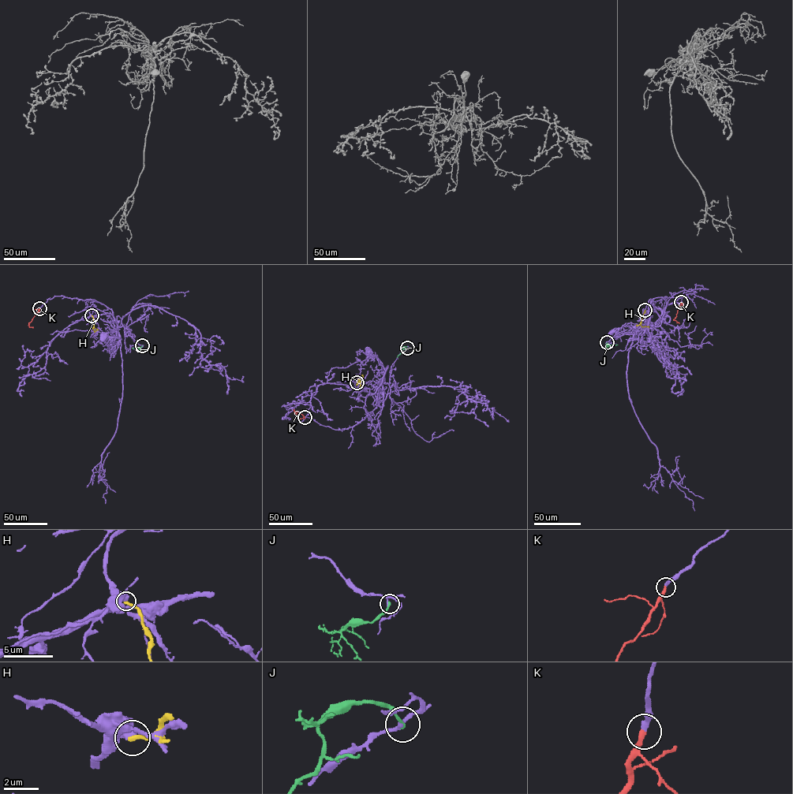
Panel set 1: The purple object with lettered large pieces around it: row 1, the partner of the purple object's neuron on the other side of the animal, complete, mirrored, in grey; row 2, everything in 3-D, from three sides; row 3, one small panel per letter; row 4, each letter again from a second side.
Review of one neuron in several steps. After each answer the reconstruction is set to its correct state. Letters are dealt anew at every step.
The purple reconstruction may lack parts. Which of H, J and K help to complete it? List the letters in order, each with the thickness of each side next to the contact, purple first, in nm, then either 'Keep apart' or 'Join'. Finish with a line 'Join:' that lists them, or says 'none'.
H: Thickness 600 nm (purple) against 280 nm. Keep apart
J: Thickness 140 nm (purple) against 190 nm. Keep apart
K: Thickness 280 nm (purple) against 280 nm. Join
Join: K

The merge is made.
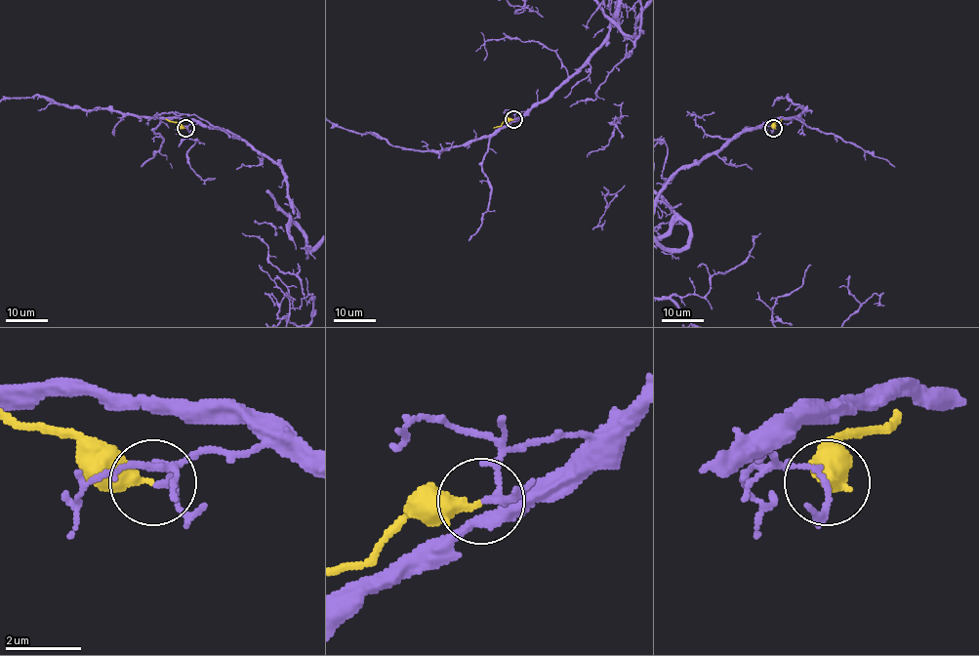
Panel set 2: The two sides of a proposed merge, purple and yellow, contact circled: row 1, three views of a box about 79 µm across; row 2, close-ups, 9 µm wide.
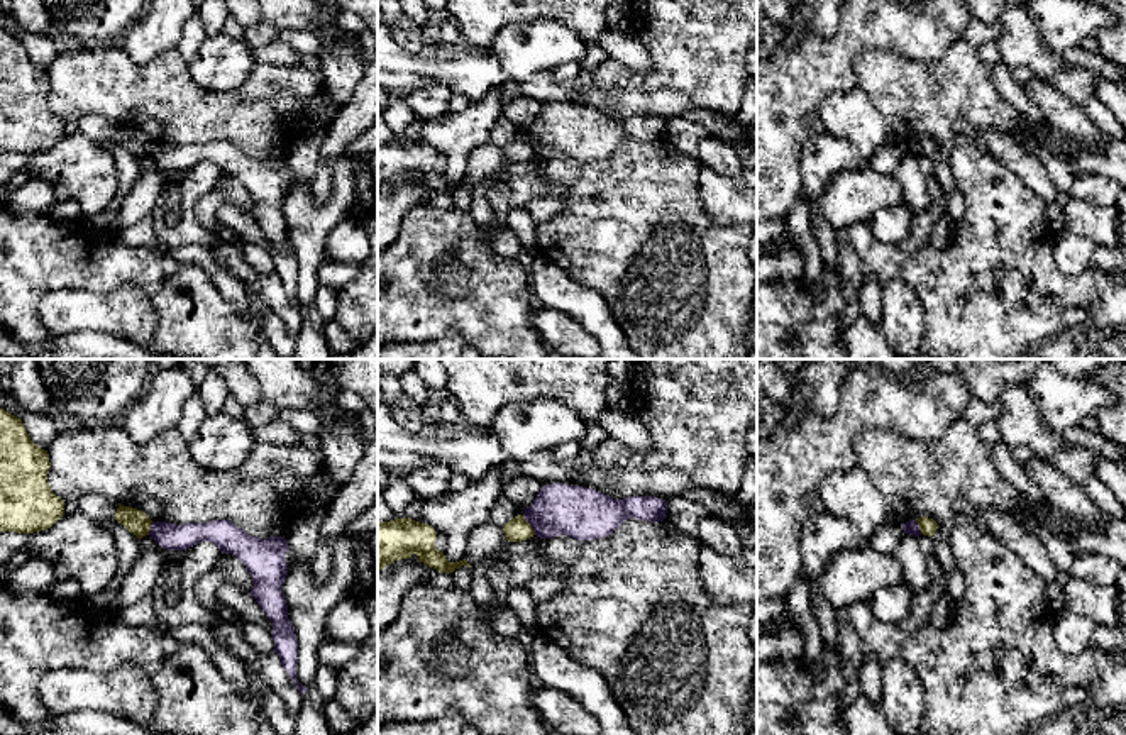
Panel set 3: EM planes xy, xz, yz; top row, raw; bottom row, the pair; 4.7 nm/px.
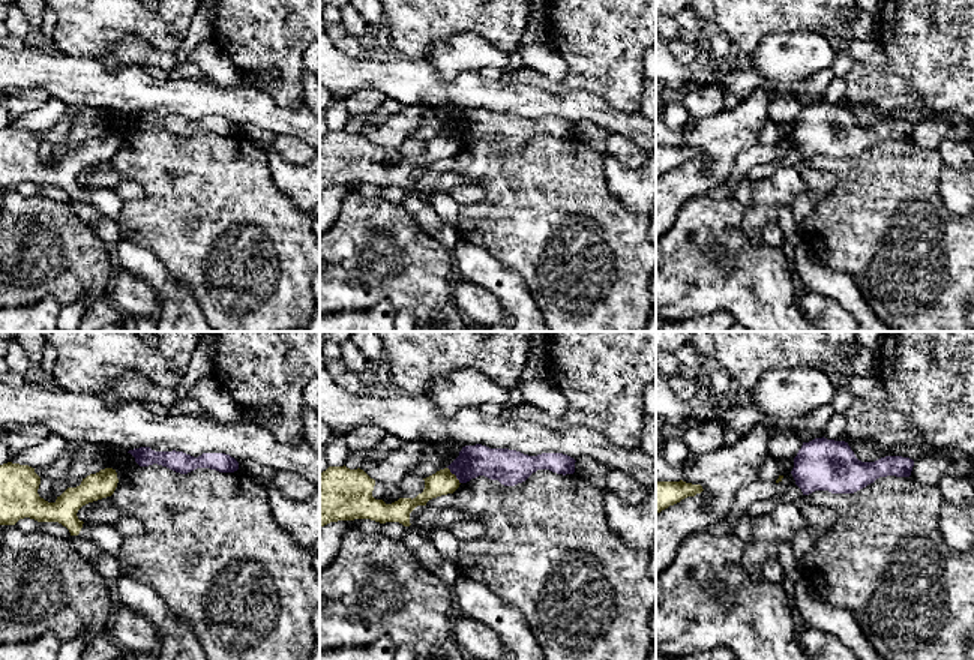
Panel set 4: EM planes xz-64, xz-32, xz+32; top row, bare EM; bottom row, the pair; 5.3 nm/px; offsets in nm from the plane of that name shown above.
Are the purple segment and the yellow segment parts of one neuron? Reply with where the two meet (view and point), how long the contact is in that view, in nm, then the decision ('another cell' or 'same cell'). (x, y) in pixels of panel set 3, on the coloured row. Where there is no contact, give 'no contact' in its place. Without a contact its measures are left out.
xz (529, 522) | 110 nm | another cell

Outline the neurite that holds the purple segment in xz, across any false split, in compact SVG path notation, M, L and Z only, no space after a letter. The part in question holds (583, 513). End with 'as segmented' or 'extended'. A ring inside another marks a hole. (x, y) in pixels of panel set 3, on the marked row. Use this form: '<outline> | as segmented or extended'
M562 483L545 484L530 506L525 508L525 520L540 539L569 535L576 540L594 540L613 533L625 520L664 522L667 501L655 496L628 496L615 500L593 488L567 486Z | as segmented

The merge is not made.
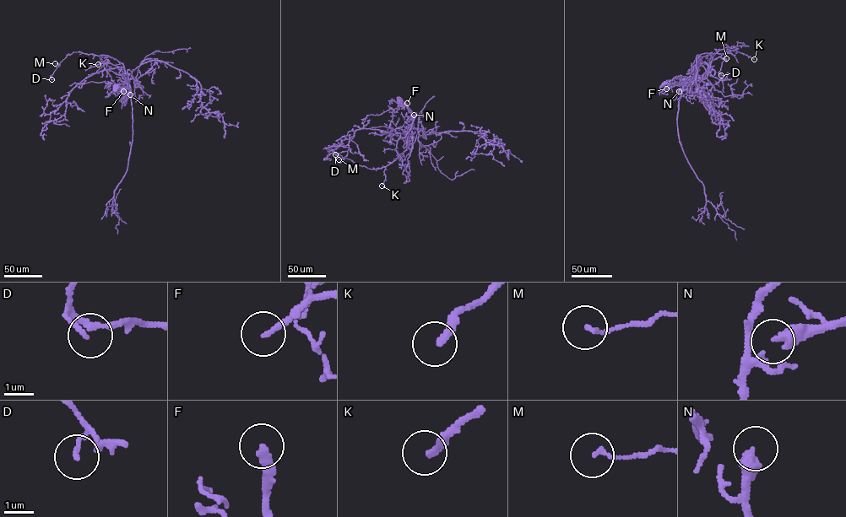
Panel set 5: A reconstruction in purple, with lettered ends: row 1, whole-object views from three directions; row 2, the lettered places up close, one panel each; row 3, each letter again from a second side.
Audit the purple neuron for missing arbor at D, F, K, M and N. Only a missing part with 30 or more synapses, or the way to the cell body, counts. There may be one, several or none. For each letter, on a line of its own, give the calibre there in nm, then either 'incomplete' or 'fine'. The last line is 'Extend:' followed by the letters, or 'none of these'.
D: calibre 130 nm; fine
F: calibre 240 nm; incomplete
K: calibre 220 nm; incomplete
M: calibre 120 nm; fine
N: calibre 420 nm; incomplete
Extend: F, K, N

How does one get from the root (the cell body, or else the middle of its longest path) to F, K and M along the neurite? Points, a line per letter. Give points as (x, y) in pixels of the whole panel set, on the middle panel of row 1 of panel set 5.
F: (399, 100), (399, 105), (410, 110), (412, 121), (407, 103)
K: (399, 100), (399, 105), (407, 106), (413, 115), (412, 139), (406, 149), (385, 167), (385, 180), (382, 185)
M: (399, 100), (414, 118), (412, 139), (400, 155), (375, 169), (346, 158), (338, 159)

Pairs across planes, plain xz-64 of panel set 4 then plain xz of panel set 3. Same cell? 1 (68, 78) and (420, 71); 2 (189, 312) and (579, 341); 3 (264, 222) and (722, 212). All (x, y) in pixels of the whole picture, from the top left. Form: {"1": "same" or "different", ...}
{"1": "same", "2": "different", "3": "different"}

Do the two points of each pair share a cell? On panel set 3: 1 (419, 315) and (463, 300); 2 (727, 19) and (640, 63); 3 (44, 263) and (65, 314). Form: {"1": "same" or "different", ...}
{"1": "same", "2": "different", "3": "different"}

